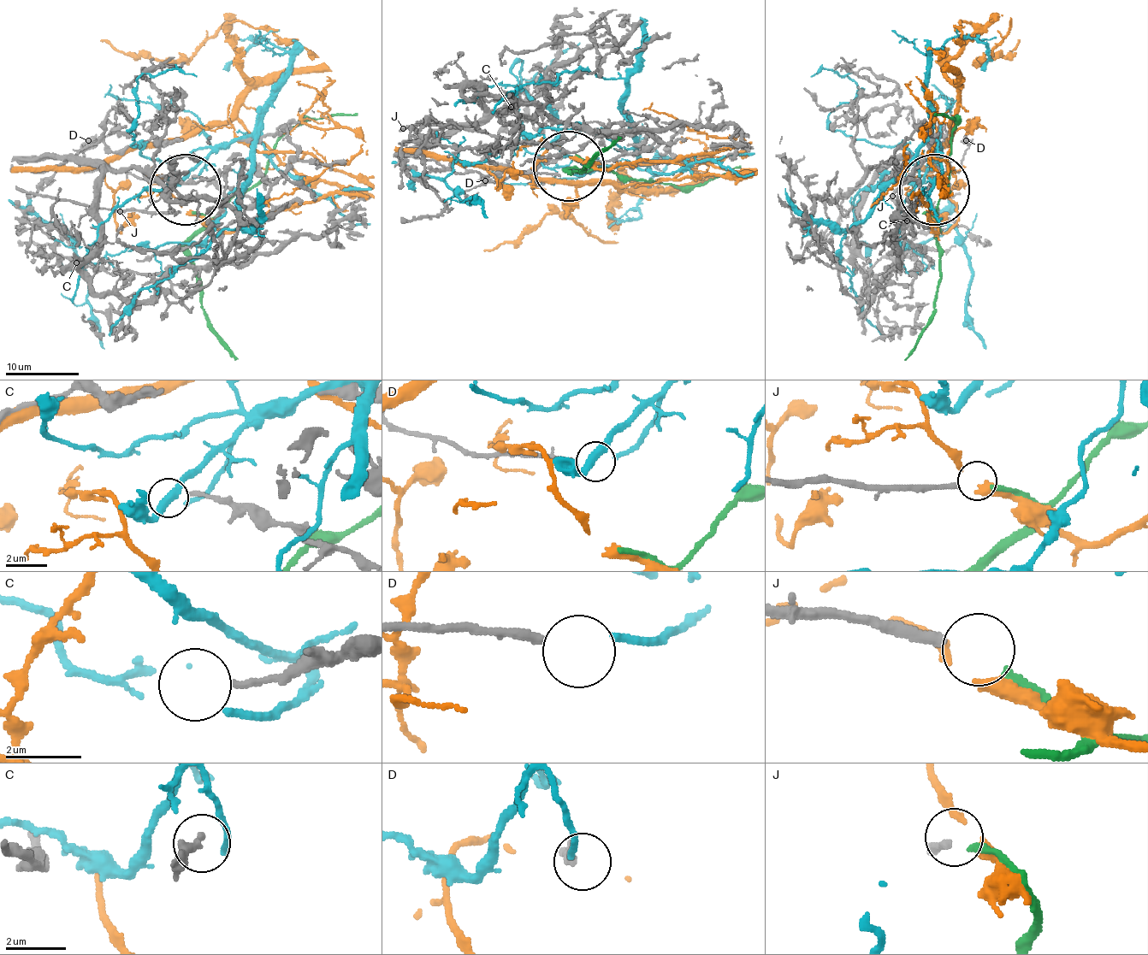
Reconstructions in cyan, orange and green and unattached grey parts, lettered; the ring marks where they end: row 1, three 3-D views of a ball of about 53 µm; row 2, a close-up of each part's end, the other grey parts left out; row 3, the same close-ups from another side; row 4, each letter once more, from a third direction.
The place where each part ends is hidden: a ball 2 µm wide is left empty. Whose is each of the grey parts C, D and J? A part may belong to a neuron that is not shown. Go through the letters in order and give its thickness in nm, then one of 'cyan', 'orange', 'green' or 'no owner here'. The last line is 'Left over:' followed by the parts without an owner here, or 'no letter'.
C: calibre 180 nm; no owner here
D: calibre 240 nm; cyan
J: calibre 280 nm; green
Left over: C

